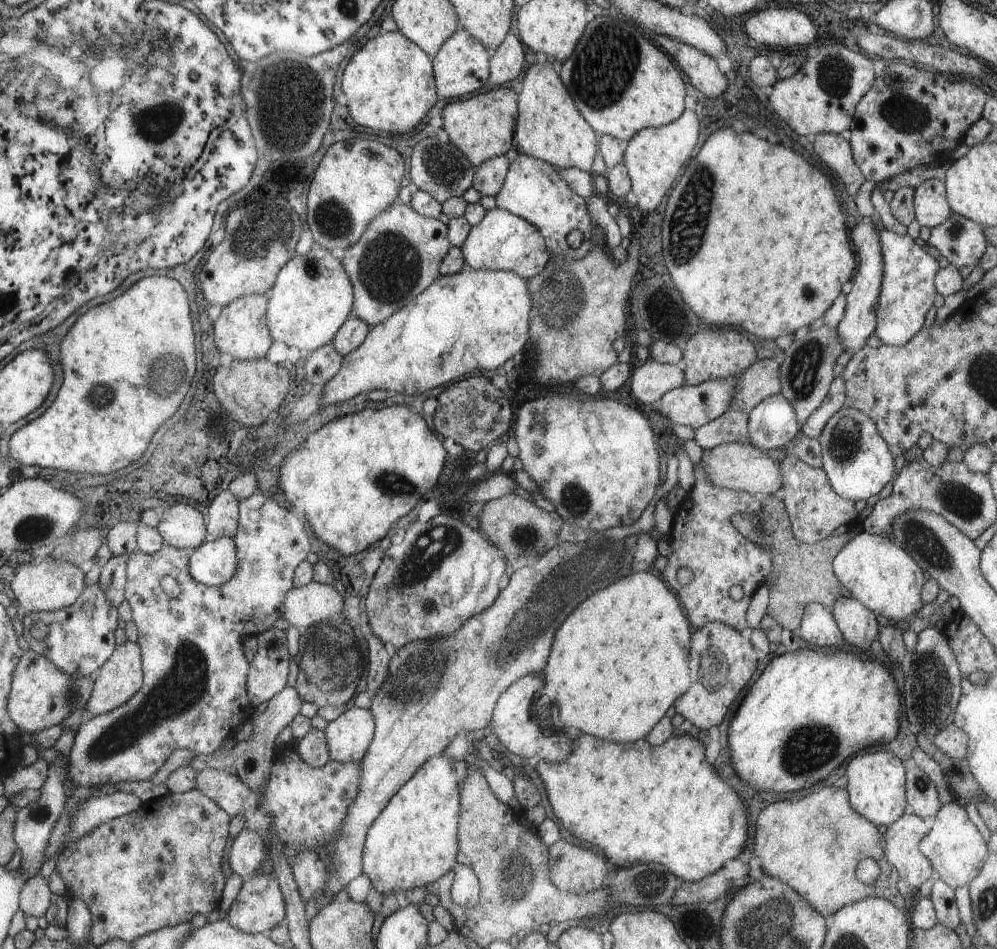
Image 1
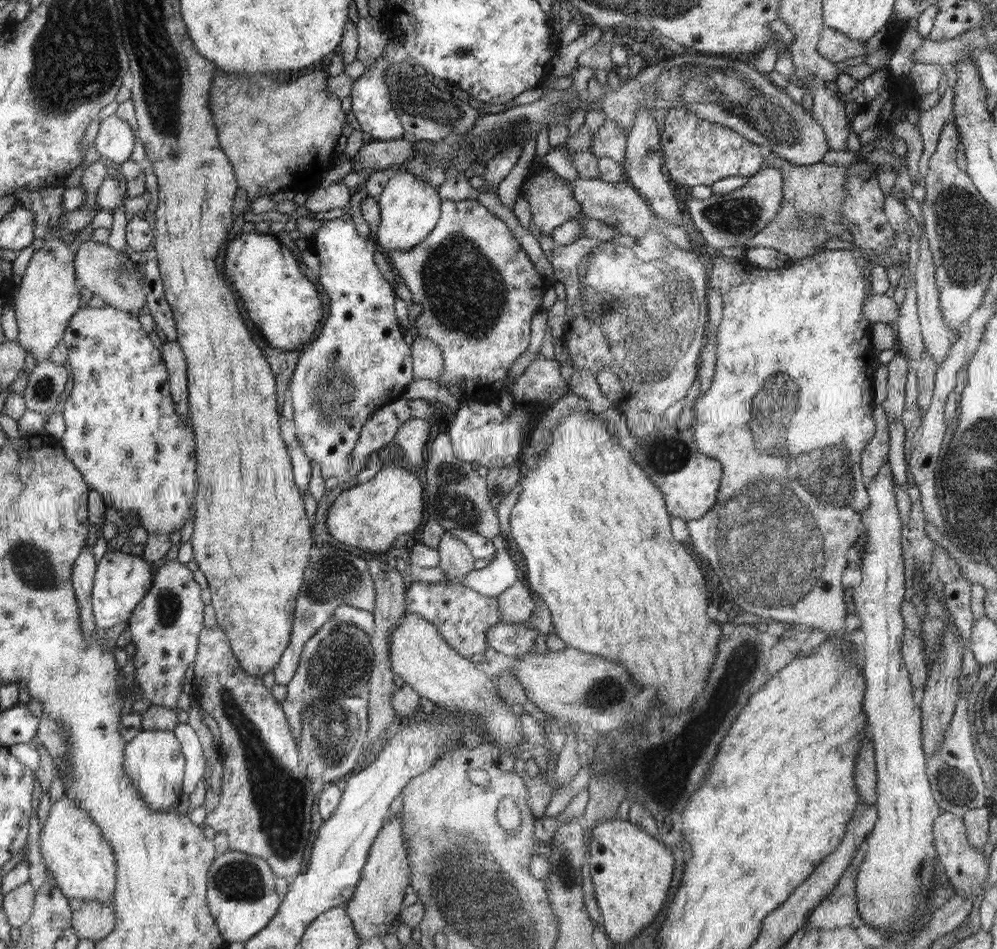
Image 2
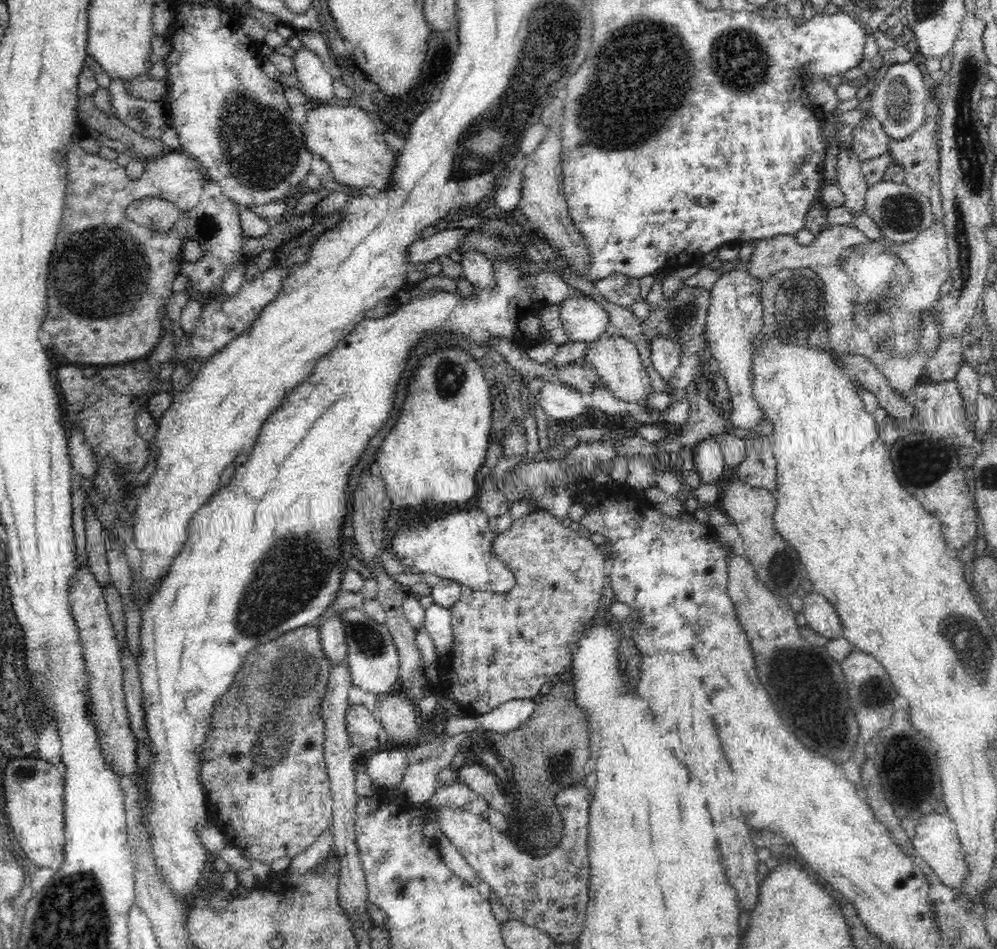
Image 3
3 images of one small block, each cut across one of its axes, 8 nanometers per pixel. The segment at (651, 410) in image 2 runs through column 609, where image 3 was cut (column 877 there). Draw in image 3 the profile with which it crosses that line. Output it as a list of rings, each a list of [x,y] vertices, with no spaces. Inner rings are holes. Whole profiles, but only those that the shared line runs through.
[[[938,219],[916,238],[902,243],[884,238],[872,241],[850,224],[842,224],[825,230],[807,246],[800,245],[794,237],[785,235],[754,241],[753,253],[745,268],[760,283],[782,269],[810,268],[818,273],[818,278],[824,283],[826,307],[823,320],[828,327],[830,348],[839,355],[860,355],[874,363],[888,379],[888,385],[904,394],[904,399],[916,407],[920,427],[927,434],[932,434],[934,438],[950,436],[960,446],[971,447],[976,442],[976,432],[974,428],[971,431],[966,429],[968,425],[964,423],[964,399],[958,391],[956,380],[944,380],[936,384],[926,384],[921,380],[924,365],[940,346],[938,328],[932,313],[928,311],[932,311],[933,306],[940,300],[940,286],[951,277],[948,240],[945,224]]]

